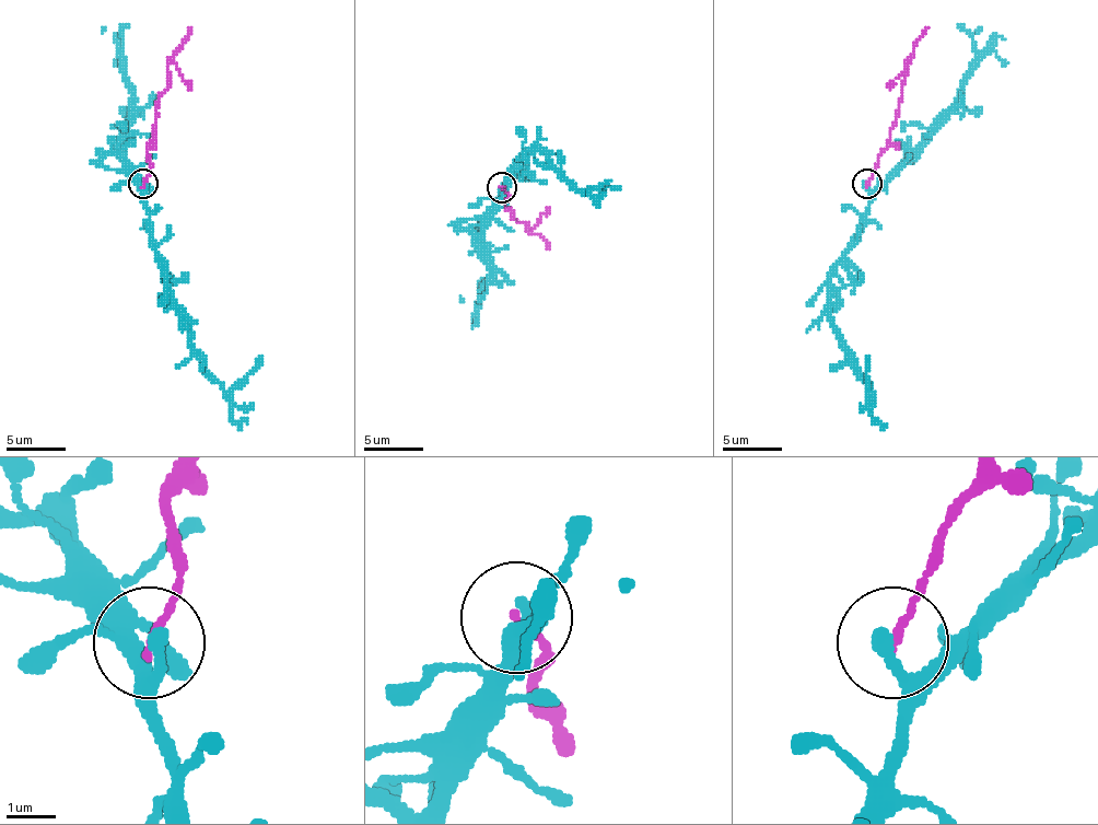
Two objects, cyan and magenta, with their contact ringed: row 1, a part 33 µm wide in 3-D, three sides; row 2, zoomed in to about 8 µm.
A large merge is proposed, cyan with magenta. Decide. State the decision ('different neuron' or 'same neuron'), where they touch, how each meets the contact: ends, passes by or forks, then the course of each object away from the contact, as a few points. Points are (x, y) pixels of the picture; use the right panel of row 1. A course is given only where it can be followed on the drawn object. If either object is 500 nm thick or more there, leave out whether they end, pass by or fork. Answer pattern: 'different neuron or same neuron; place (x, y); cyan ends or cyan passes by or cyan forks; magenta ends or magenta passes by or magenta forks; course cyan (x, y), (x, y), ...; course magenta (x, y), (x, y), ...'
different neuron; place (866, 184); cyan ends; magenta ends; course cyan (866, 184), (869, 208), (863, 217), (860, 241), (830, 279), (830, 321), (839, 347), (869, 392), (869, 356); course magenta (866, 184), (887, 146), (908, 60), (929, 27)

